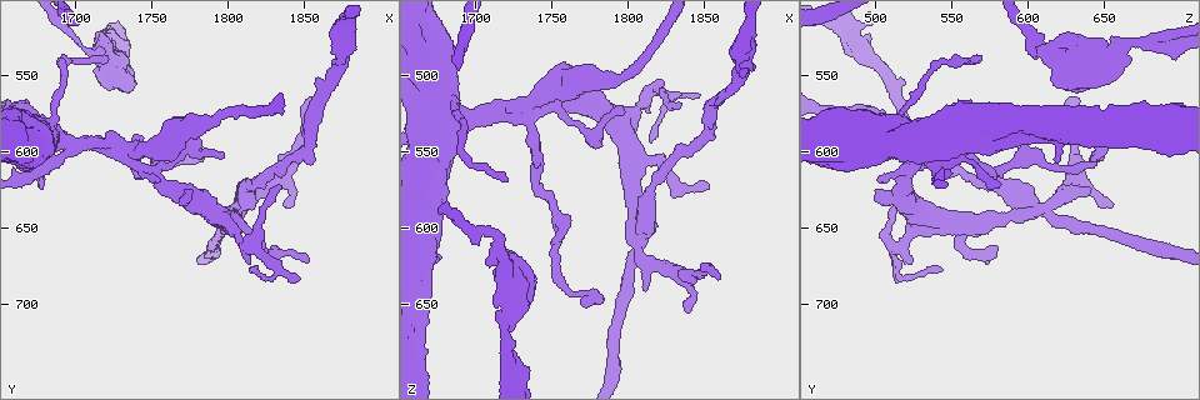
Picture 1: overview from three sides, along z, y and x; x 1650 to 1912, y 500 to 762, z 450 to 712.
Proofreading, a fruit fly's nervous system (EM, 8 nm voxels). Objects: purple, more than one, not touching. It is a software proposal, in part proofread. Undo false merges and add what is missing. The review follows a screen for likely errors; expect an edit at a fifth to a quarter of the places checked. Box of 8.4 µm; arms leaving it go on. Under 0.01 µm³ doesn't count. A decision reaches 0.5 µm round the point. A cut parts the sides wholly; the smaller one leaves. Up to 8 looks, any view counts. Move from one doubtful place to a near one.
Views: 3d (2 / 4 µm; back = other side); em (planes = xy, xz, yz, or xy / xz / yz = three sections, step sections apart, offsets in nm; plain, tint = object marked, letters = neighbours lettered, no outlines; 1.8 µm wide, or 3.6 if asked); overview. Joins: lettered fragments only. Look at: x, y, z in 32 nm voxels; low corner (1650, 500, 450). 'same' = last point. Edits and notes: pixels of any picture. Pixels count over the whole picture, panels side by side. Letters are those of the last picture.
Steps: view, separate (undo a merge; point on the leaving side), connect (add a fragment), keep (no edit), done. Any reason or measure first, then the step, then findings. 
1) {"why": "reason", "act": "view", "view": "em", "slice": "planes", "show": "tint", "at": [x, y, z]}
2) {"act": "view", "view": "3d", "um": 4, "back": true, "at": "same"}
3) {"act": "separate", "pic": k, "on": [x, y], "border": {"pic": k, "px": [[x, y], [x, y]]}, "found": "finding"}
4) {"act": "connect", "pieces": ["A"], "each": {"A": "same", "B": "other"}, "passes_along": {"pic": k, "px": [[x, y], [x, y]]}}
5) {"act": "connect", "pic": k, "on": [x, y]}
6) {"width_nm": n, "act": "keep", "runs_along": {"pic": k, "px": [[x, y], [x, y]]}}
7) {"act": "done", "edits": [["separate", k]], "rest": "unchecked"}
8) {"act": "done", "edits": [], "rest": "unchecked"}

{"why": "free end", "act": "view", "view": "em", "slice": "planes", "show": "letters", "at": [1860, 566, 632]}

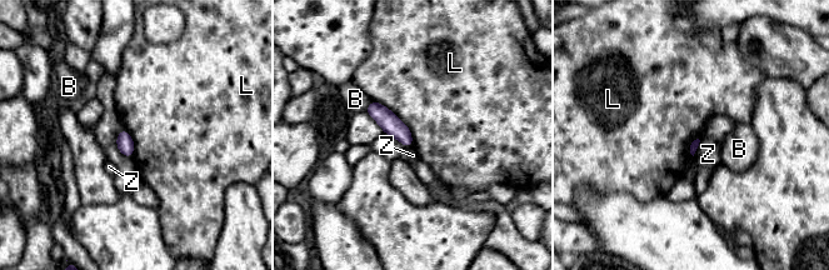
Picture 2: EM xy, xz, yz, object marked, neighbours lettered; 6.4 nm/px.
{"act": "keep", "each": {"B": "other", "L": "other", "Z": "other"}, "border": {"pic": 2, "px": [[371, 100], [408, 128], [413, 146]]}, "found": "no lettered fragment goes on from it"}

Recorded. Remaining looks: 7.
{"why": "thin end", "act": "view", "view": "3d", "um": 2, "at": [1784, 604, 648]}

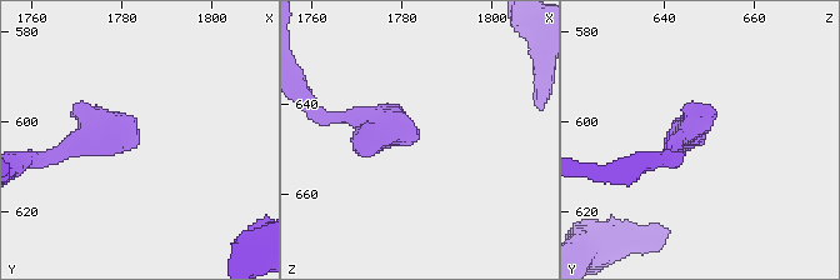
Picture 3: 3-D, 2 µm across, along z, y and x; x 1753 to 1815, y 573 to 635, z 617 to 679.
{"why": "shape alone is not enough", "act": "view", "view": "em", "slice": "yz", "step": 8, "show": "tint", "at": [1784, 604, 648]}

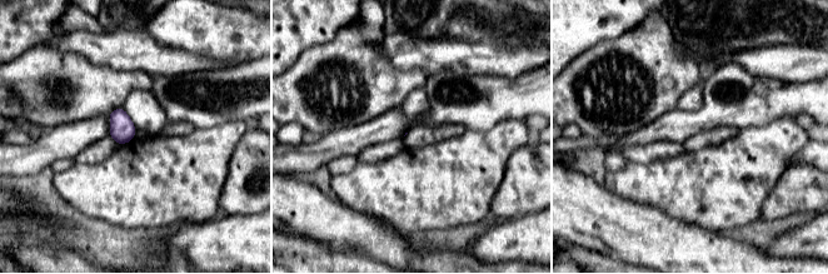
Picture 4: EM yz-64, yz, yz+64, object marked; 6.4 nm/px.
{"act": "view", "view": "em", "slice": "yz", "step": 8, "show": "letters", "at": "same"}

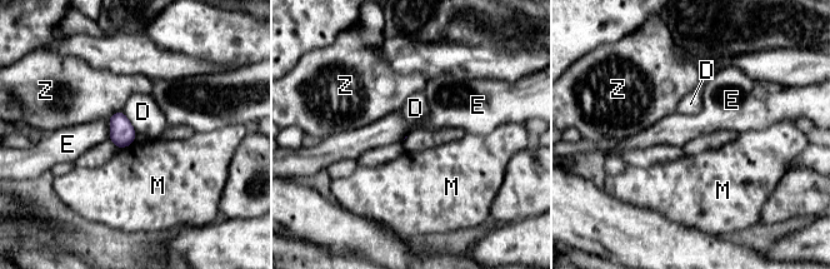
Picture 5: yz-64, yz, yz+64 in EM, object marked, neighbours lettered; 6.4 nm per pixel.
{"act": "keep", "each": {"D": "other", "E": "other", "M": "other", "Z": "other"}, "border": {"pic": 5, "px": [[108, 119], [109, 139]]}, "found": "none of them fits"}

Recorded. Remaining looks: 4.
{"why": "branch stops here", "act": "view", "view": "em", "slice": "planes", "show": "letters", "at": [1838, 636, 654]}

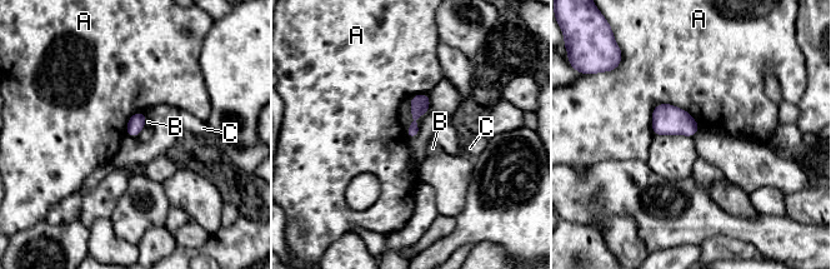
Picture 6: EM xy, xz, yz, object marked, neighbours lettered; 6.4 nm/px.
{"longest_contact_nm": ["A", 340], "act": "keep", "each": {"A": "other", "B": "other", "C": "other"}, "border": {"pic": 6, "px": [[652, 108], [672, 104], [700, 126]]}, "found": "none of them fits"}

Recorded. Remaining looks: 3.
{"act": "done", "edits": [], "rest": "unchecked"}

